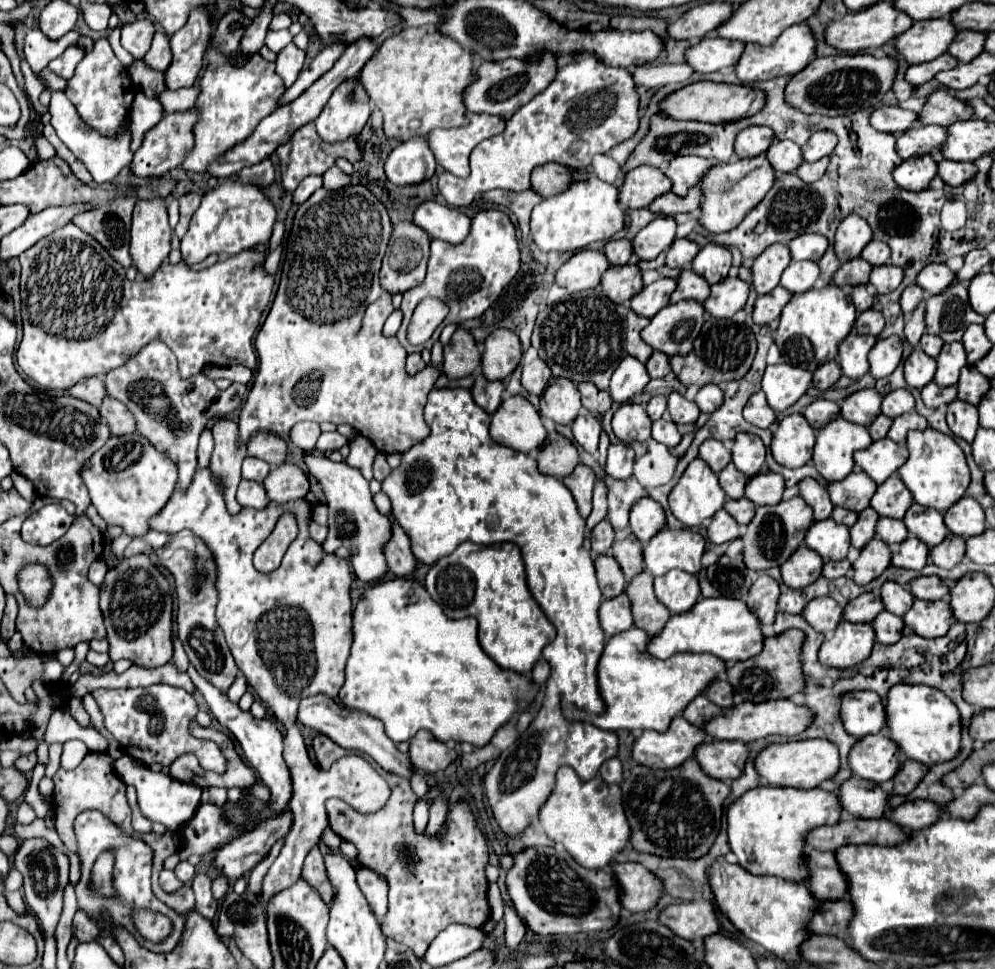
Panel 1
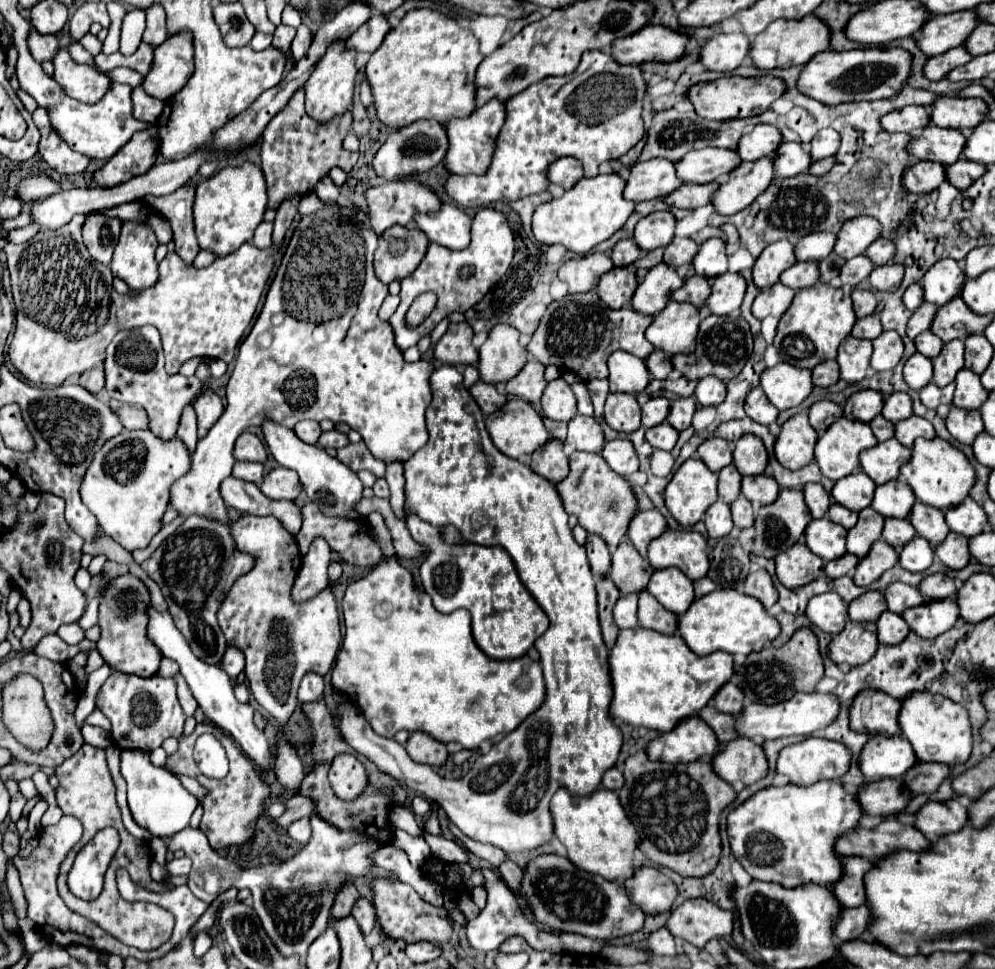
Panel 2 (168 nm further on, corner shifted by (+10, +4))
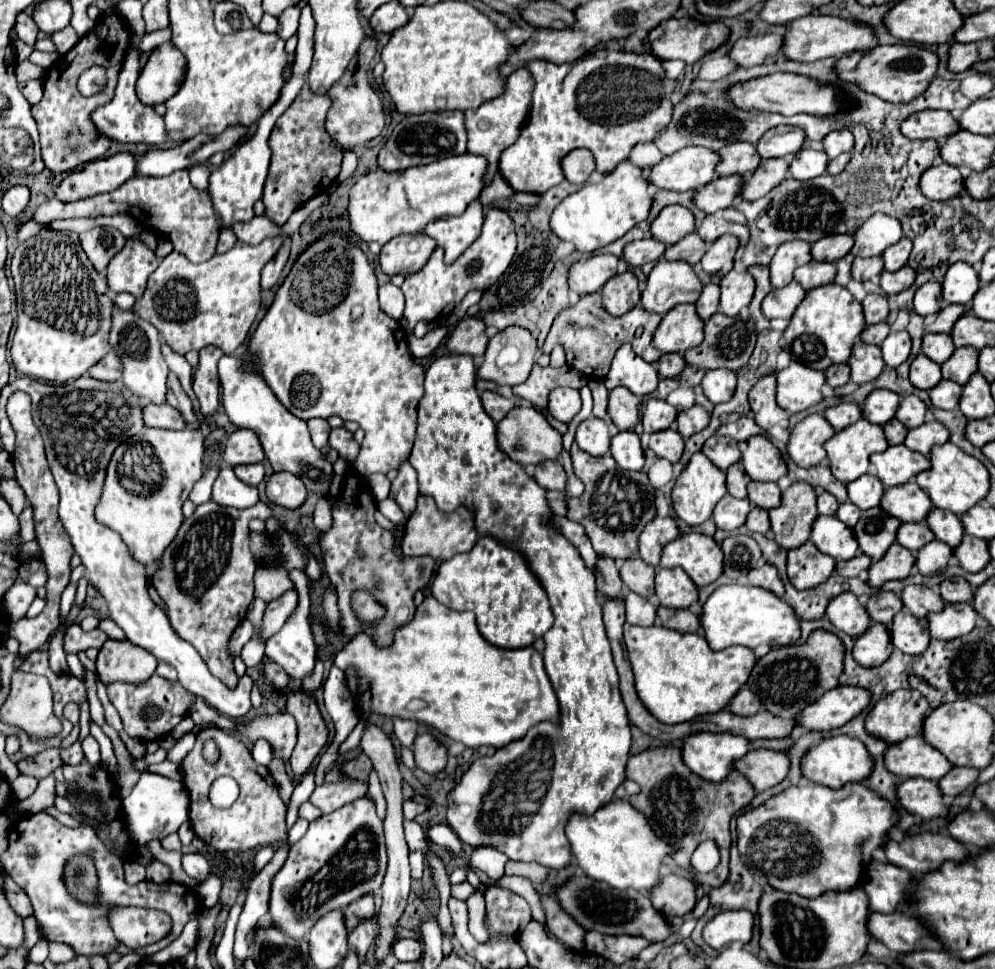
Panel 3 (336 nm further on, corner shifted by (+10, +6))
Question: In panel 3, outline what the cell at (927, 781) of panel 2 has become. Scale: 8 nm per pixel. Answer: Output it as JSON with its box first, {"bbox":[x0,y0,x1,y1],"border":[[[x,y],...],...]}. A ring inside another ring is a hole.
{"bbox":[938,767,978,797],"border":[[[954,767],[938,781],[938,787],[944,797],[956,797],[968,785],[974,785],[976,777],[978,777],[978,769],[974,767]]]}

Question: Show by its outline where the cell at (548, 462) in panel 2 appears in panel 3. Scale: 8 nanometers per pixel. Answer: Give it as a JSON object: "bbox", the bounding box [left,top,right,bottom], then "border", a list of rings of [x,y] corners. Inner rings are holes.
{"bbox":[536,461,566,491],"border":[[[544,461],[536,465],[536,481],[546,489],[564,491],[566,487],[566,473],[560,461]]]}

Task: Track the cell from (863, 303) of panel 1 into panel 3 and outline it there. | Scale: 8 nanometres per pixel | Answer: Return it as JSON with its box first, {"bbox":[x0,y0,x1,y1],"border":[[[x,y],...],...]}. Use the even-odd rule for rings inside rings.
{"bbox":[862,293,888,323],"border":[[[868,293],[862,301],[864,307],[864,319],[866,323],[880,323],[886,319],[888,315],[888,301],[884,295],[876,295],[876,293]]]}

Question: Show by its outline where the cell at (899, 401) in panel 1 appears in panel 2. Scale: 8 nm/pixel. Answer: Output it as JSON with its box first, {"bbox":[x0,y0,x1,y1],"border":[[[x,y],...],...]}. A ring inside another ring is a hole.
{"bbox":[882,393,912,423],"border":[[[892,393],[890,397],[886,397],[882,415],[892,423],[898,423],[902,419],[912,417],[912,399],[910,399],[910,395],[908,393]]]}

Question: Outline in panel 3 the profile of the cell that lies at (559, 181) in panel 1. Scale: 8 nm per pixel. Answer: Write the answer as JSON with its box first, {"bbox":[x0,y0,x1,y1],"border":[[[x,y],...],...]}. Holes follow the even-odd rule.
{"bbox":[562,149,594,185],"border":[[[574,149],[562,159],[562,173],[574,185],[584,185],[594,171],[594,157],[588,149]]]}

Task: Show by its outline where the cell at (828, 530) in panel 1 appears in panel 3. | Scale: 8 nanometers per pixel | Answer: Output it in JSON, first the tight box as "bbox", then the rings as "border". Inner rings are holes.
{"bbox":[810,517,858,561],"border":[[[816,517],[810,541],[818,547],[820,553],[830,555],[838,561],[852,559],[858,553],[858,543],[852,529],[848,529],[836,517]]]}

